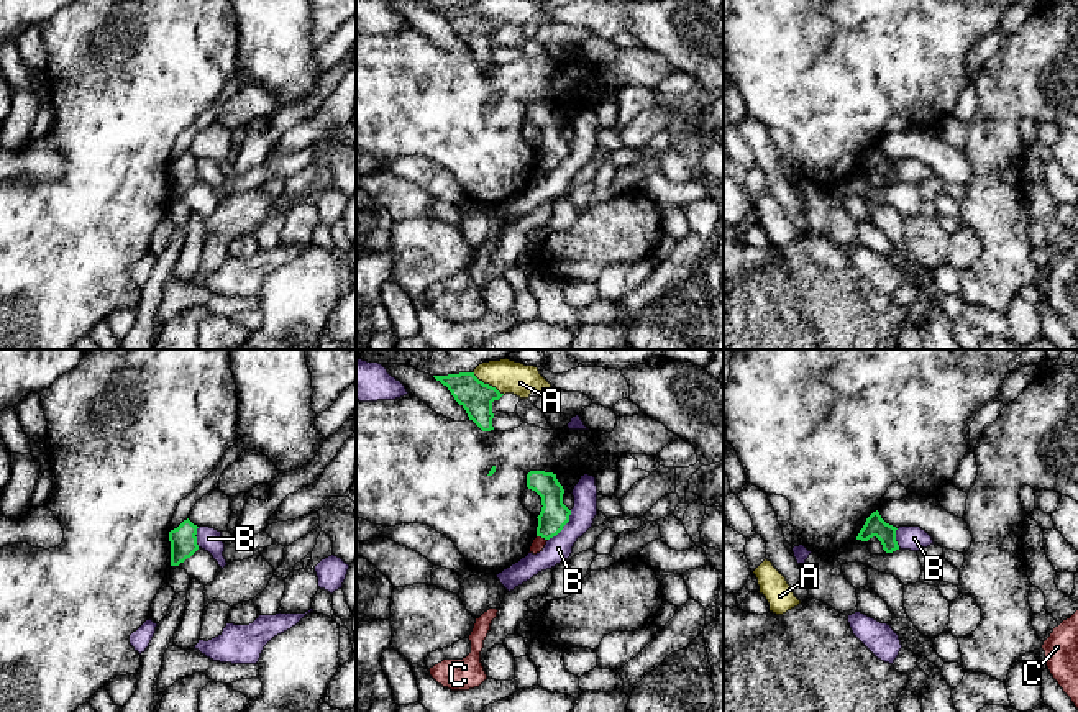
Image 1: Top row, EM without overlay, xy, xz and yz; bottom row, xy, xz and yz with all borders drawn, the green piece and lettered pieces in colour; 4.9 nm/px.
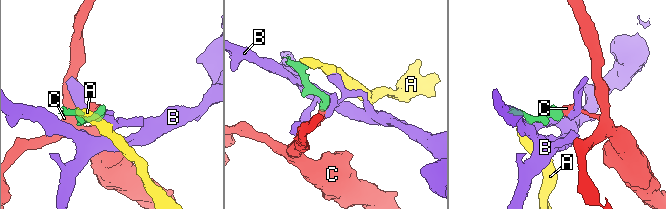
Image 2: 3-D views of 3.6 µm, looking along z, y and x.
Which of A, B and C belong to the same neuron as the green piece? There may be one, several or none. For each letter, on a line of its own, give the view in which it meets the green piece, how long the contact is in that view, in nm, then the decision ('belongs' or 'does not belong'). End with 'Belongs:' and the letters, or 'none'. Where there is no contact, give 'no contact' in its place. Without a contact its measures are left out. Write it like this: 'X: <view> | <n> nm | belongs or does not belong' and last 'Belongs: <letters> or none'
A: xz | 200 nm | belongs
B: xz | 190 nm | does not belong
C: xz | 60 nm | does not belong
Belongs: A

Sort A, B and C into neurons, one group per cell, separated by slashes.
A / B / C

